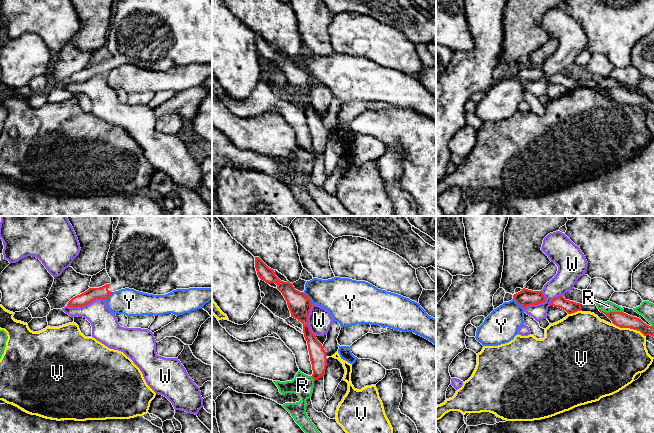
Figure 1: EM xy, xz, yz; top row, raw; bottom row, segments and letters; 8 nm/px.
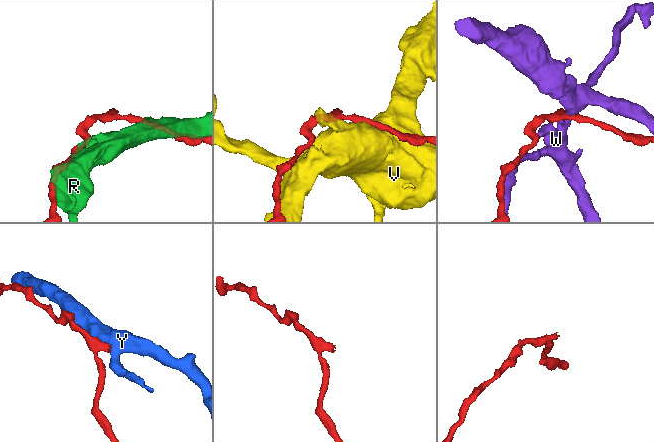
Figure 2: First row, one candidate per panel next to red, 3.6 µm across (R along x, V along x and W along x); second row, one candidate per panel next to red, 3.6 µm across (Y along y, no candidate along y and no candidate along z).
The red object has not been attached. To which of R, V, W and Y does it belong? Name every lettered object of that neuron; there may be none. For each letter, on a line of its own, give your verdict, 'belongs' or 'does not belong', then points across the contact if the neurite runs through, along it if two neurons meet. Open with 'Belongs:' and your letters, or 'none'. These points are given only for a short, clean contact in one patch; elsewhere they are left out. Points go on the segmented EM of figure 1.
Belongs: none
R: does not belong
V: does not belong
W: does not belong; border xy (106, 299), (94, 299), (82, 306), (67, 306)
Y: does not belong

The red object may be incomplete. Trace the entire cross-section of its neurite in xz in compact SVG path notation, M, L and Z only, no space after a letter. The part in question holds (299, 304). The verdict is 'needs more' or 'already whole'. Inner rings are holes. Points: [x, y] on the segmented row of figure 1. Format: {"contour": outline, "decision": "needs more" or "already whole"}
{"contour": "M255 257L255 268L257 275L261 280L268 284L275 283L277 285L277 289L287 301L291 317L297 319L303 324L303 333L305 340L307 341L313 370L311 377L314 381L324 377L327 366L326 352L308 326L308 316L313 303L304 292L296 290L292 283L289 281L281 281L275 275L274 270L269 268L259 257Z", "decision": "already whole"}

